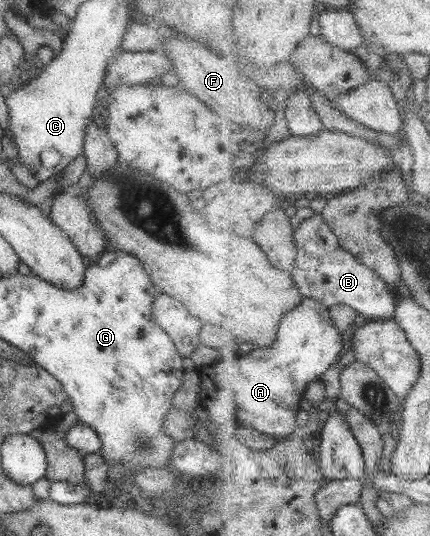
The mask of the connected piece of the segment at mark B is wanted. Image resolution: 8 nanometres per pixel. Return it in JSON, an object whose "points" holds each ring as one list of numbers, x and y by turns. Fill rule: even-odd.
{"points":[[314,213,294,229,295,244,297,245,297,260,291,271,293,280,299,287,303,297,316,299,326,307,349,305,368,318,394,319,397,308,397,291,390,287,371,267,364,265,356,255,350,253,340,242,333,229,326,223,321,213]]}

